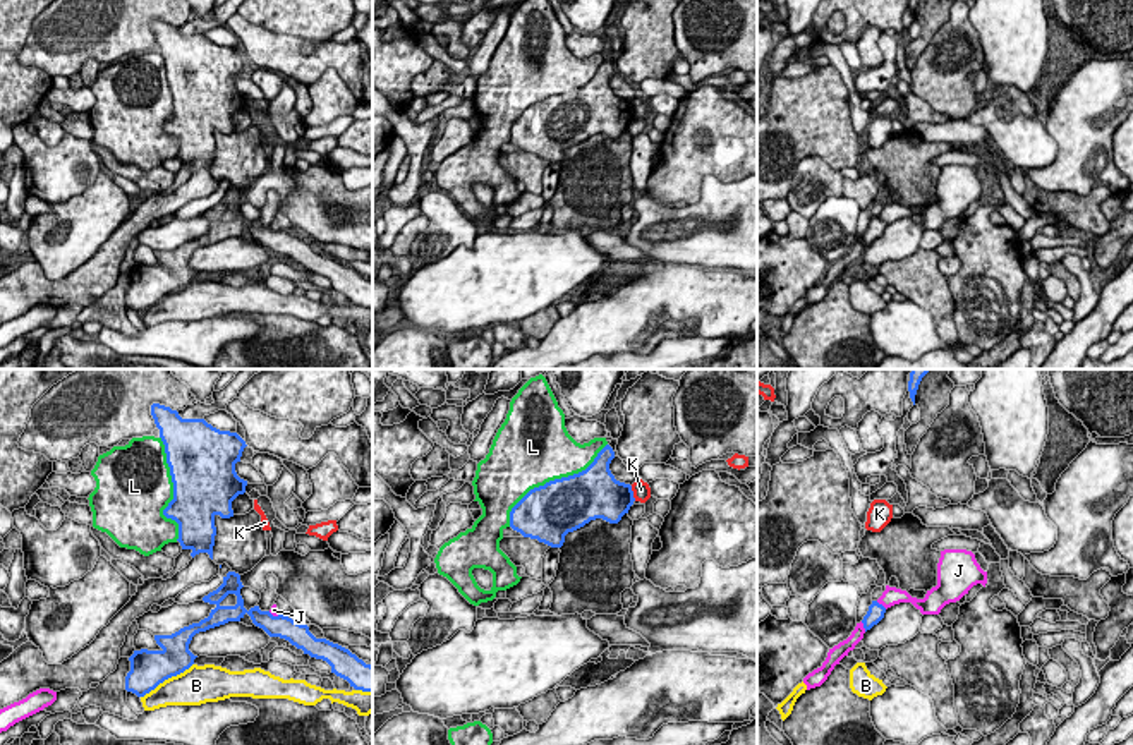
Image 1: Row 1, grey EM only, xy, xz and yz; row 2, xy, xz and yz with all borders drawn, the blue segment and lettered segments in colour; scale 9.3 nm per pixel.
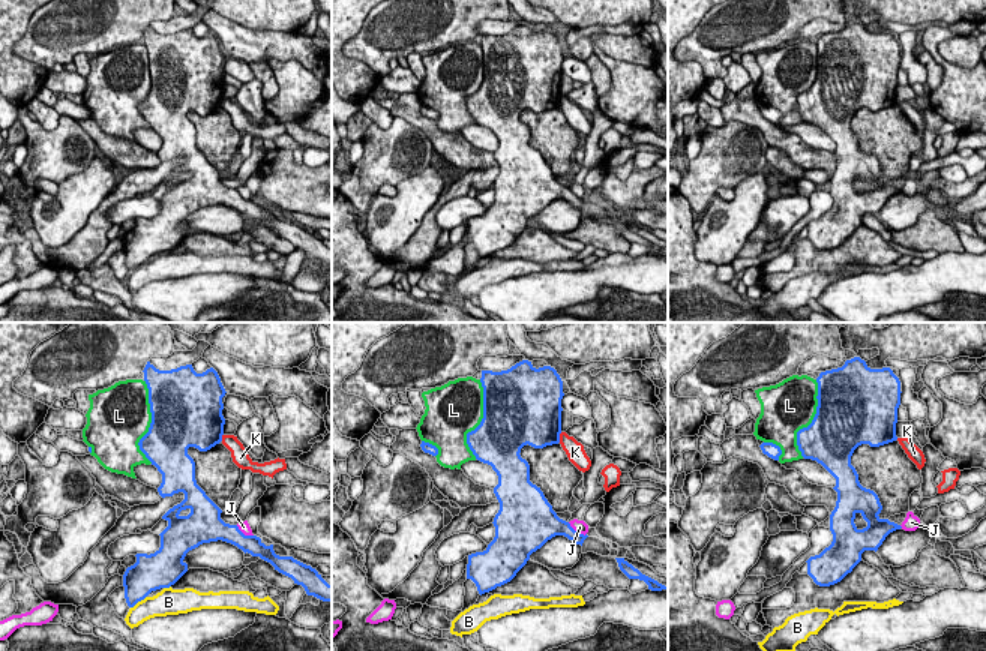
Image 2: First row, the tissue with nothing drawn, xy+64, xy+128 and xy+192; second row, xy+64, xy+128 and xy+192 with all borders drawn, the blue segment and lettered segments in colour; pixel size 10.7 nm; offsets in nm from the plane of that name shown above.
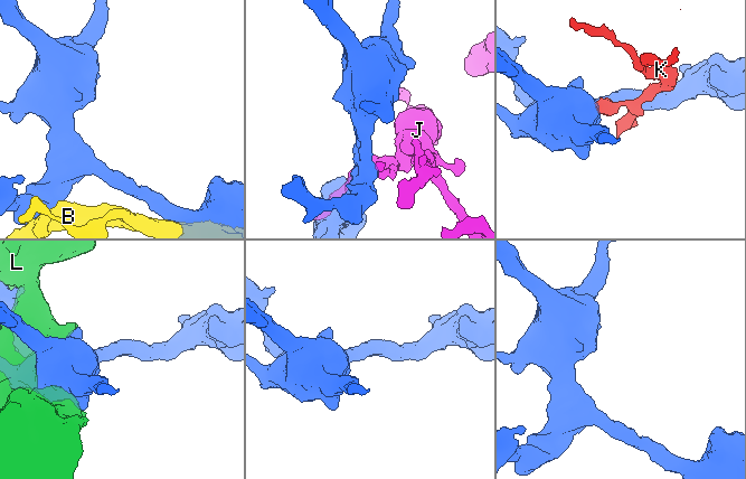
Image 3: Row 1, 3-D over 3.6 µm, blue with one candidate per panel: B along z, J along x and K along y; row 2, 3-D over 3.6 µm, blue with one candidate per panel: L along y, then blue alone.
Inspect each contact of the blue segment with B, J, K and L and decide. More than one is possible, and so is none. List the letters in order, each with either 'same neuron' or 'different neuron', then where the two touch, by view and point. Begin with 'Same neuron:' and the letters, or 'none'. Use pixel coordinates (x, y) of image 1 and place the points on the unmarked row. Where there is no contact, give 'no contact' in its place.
Same neuron: none
B: different neuron | xy (167, 294)
J: different neuron | yz (881, 220)
K: different neuron | xz (632, 109)
L: different neuron | xz (551, 96)

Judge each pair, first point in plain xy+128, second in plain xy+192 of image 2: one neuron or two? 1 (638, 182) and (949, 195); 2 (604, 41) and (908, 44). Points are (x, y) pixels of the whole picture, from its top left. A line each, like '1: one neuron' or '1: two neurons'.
1: one neuron
2: two neurons

